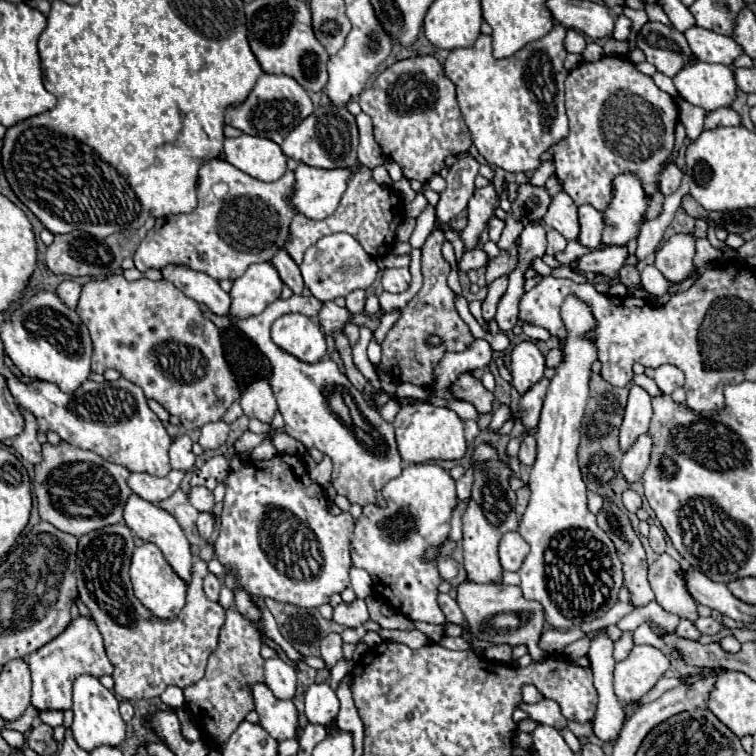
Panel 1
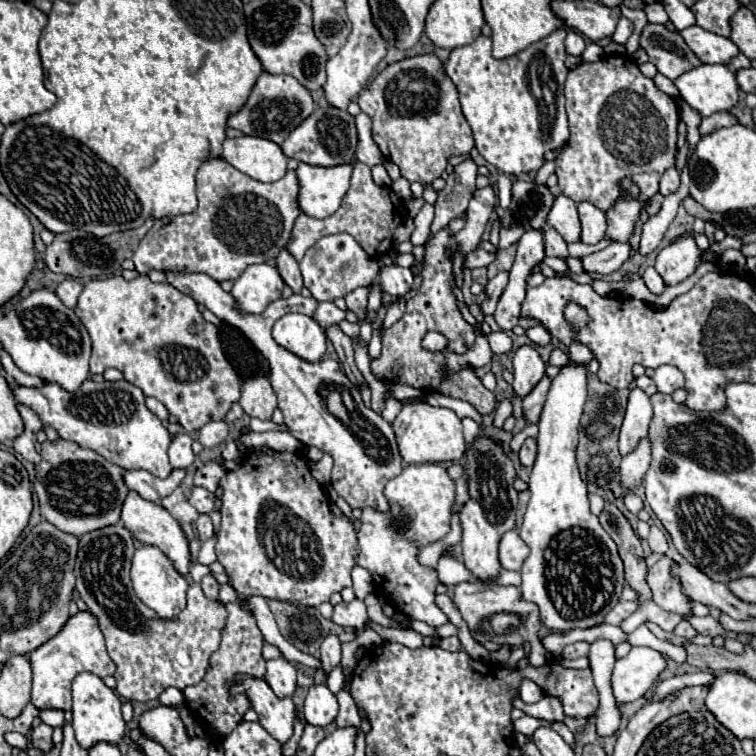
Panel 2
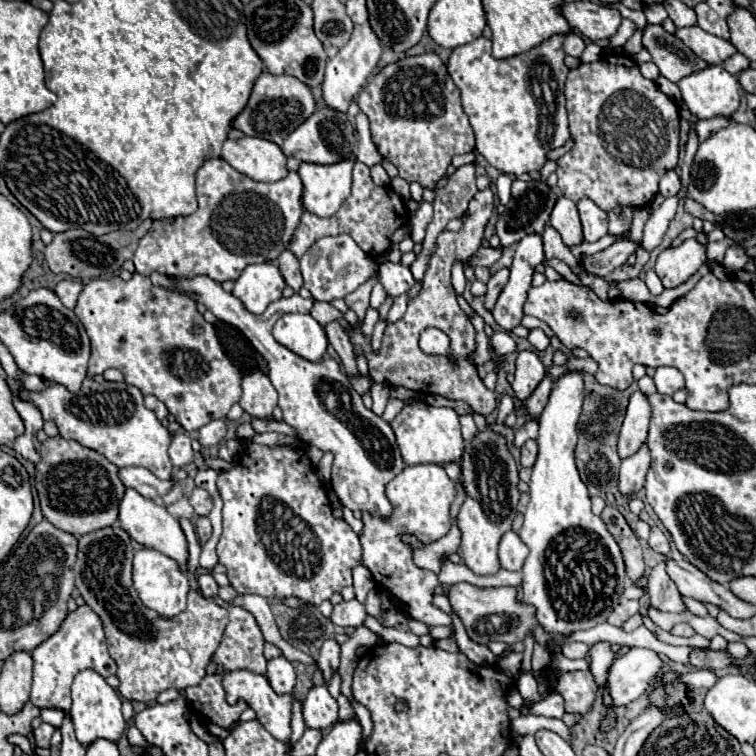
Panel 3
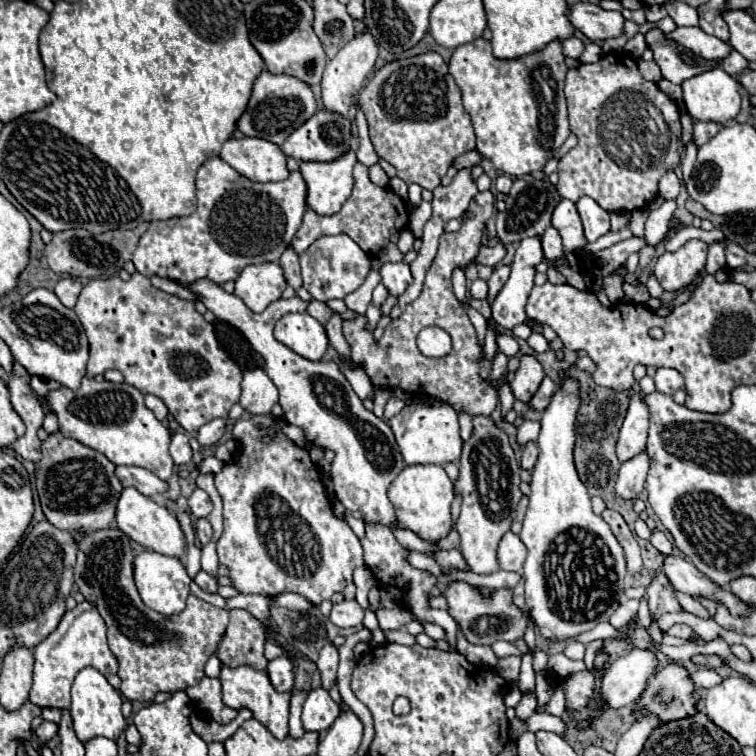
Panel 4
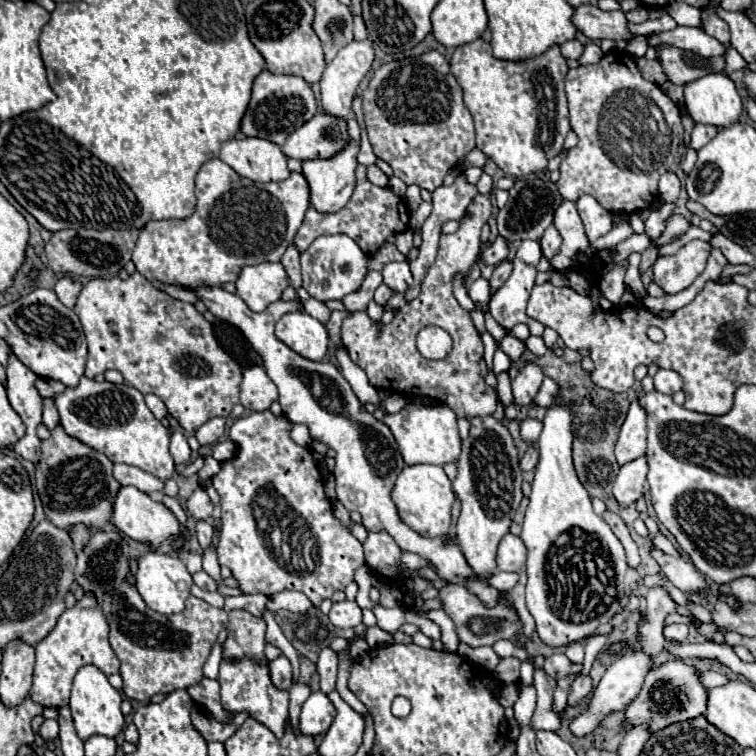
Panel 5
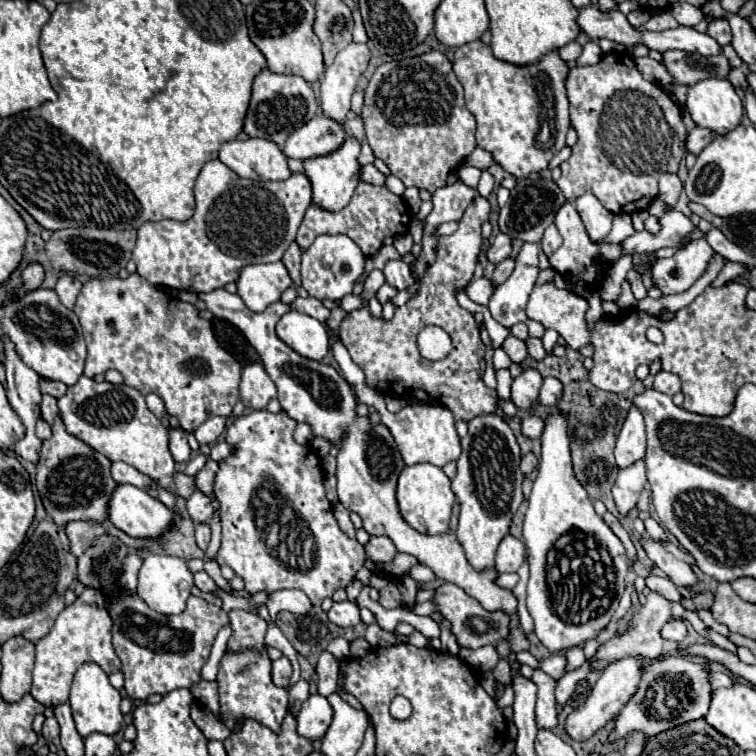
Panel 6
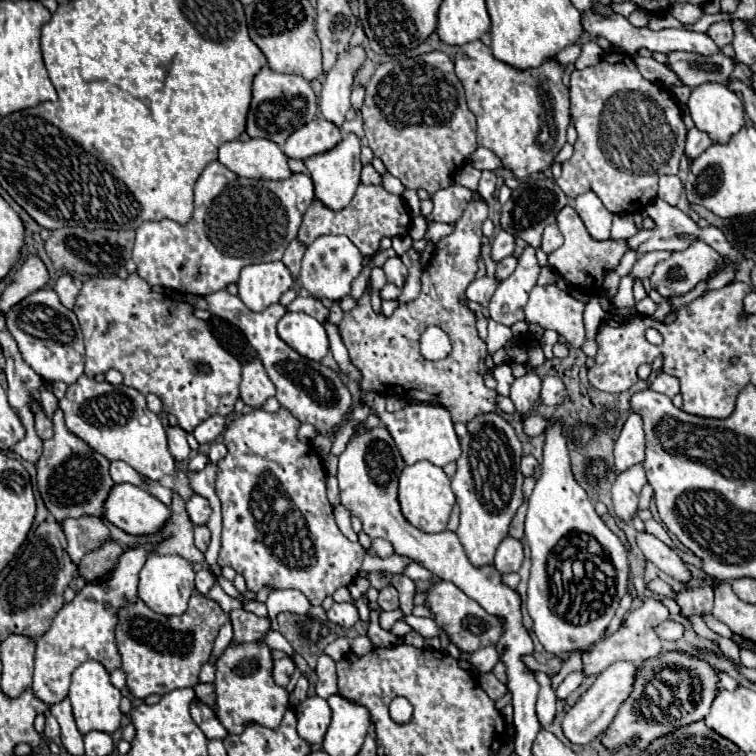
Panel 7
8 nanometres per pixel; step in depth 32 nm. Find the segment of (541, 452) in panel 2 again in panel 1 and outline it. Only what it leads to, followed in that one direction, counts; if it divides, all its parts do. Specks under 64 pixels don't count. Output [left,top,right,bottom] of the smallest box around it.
[518,296,624,630]

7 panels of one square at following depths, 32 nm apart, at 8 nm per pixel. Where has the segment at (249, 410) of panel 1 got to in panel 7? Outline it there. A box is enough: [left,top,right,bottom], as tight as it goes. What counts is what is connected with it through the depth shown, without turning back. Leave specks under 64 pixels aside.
[240,358,276,408]

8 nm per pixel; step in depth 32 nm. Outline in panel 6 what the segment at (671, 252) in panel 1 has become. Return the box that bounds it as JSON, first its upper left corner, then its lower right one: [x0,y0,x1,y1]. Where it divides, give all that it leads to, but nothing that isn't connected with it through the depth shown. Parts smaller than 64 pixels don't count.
[652,240,716,294]

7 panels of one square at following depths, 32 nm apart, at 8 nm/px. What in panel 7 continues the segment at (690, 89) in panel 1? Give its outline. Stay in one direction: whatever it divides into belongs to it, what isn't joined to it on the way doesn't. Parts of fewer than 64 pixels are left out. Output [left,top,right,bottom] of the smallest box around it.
[688,84,744,144]

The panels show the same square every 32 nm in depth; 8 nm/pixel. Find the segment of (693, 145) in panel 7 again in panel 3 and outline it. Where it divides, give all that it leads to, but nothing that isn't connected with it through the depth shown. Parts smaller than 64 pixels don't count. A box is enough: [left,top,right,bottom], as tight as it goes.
[696,118,728,142]

